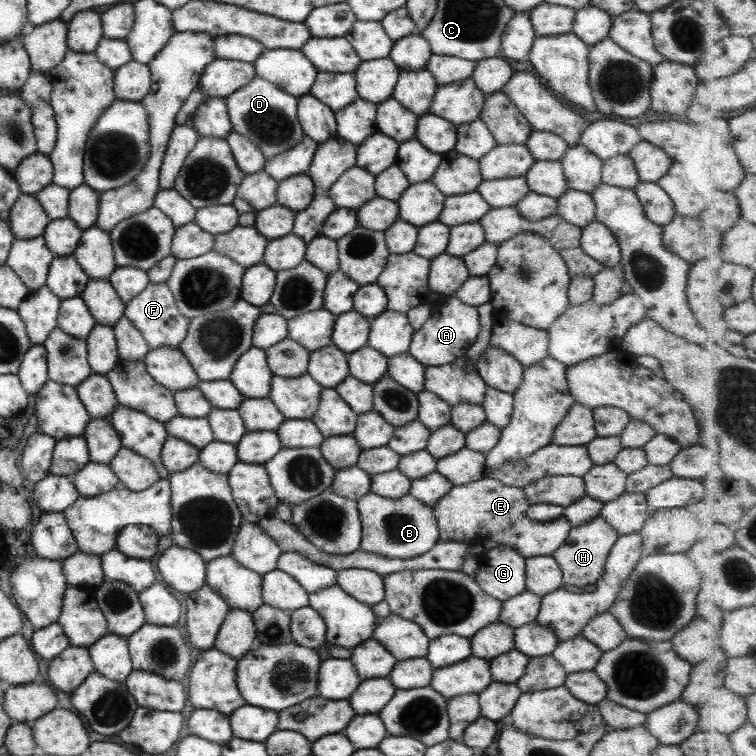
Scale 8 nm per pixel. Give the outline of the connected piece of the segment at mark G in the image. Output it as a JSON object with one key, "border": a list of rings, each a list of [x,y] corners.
{"border":[[[499,544],[477,555],[477,560],[478,568],[472,579],[477,583],[477,586],[480,586],[485,594],[503,602],[505,599],[525,591],[525,559],[515,549]]]}

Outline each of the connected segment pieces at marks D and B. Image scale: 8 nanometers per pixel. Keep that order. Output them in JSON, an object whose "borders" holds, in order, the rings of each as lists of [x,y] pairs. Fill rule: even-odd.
{"borders":[[[[257,75],[248,84],[229,93],[224,99],[231,130],[245,136],[261,151],[265,159],[292,149],[304,137],[296,117],[298,97],[287,94],[277,85]]],[[[371,492],[356,501],[361,523],[361,550],[387,558],[413,558],[427,552],[438,541],[438,530],[431,506],[412,496],[383,498]]]]}

